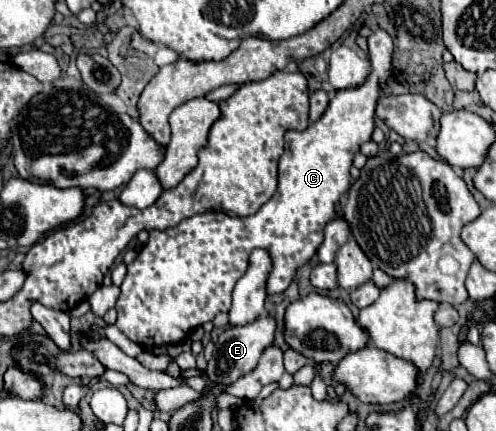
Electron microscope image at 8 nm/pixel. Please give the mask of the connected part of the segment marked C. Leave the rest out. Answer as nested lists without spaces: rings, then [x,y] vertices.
[[[373,29],[369,35],[369,59],[373,65],[371,75],[361,87],[337,91],[329,101],[323,117],[315,121],[305,131],[287,131],[285,133],[285,153],[279,159],[279,175],[277,175],[277,191],[273,197],[249,217],[229,217],[221,211],[205,211],[197,213],[175,227],[165,231],[149,231],[149,241],[139,251],[137,259],[127,265],[127,275],[121,283],[121,295],[117,299],[117,327],[135,343],[151,349],[153,345],[177,345],[189,333],[193,333],[199,325],[213,321],[219,311],[229,311],[231,307],[231,291],[239,277],[249,267],[249,255],[253,249],[267,249],[273,269],[267,277],[265,291],[269,295],[283,293],[291,285],[297,269],[305,265],[317,251],[323,241],[323,229],[329,221],[335,219],[335,205],[351,187],[349,169],[353,165],[353,155],[359,151],[359,145],[371,139],[373,133],[373,115],[375,103],[379,99],[381,83],[391,77],[391,55],[393,41],[383,29]]]

